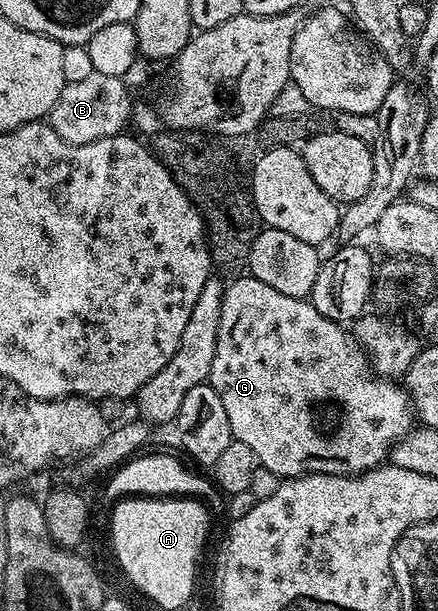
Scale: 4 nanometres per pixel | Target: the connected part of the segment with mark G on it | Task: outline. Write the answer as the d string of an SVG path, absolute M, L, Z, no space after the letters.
M239 275L232 281L235 282L228 284L223 290L221 323L217 323L217 352L213 354L209 378L209 384L217 391L217 395L221 395L225 415L229 415L232 438L245 443L245 447L249 447L249 451L253 451L253 455L259 460L260 466L273 471L281 479L304 477L307 473L328 473L345 477L378 469L388 460L391 448L413 428L413 406L408 390L394 380L379 376L371 368L371 359L367 356L366 349L348 330L347 333L343 330L346 328L340 322L325 319L325 315L321 315L321 311L317 311L310 300L281 295L281 291L273 291L269 283L261 283L261 279L250 275Z

